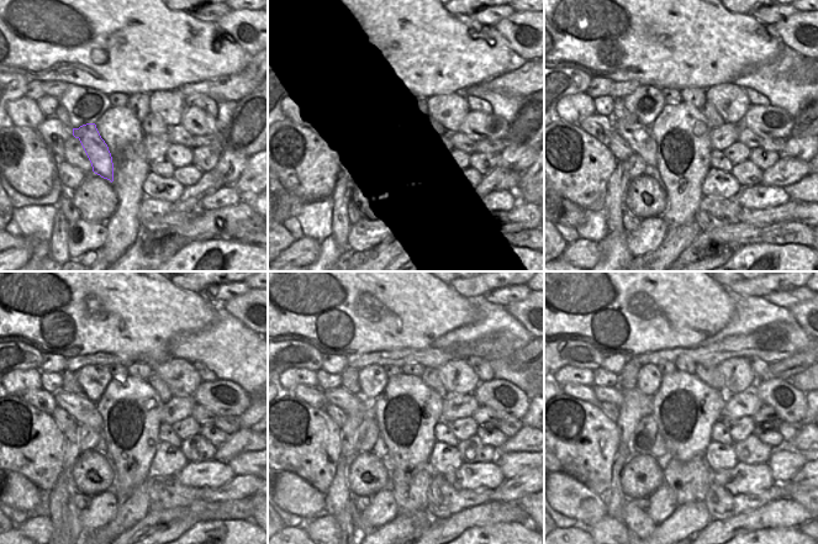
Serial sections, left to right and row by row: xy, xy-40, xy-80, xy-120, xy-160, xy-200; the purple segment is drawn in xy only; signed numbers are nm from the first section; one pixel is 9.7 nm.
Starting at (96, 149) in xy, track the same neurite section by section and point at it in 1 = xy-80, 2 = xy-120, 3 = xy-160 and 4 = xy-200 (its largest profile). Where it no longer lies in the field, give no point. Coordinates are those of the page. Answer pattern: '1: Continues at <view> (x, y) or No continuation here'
1: Continues at xy-80 (639, 137)
2: Continues at xy-120 (83, 411)
3: Continues at xy-160 (344, 400)
4: Continues at xy-200 (613, 395).

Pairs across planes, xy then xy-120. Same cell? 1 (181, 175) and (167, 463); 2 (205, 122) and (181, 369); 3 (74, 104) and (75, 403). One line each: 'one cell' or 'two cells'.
1: two cells
2: two cells
3: two cells

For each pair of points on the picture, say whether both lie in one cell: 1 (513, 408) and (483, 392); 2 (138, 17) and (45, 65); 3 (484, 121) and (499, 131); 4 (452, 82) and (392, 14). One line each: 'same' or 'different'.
1: same
2: same
3: same
4: same

